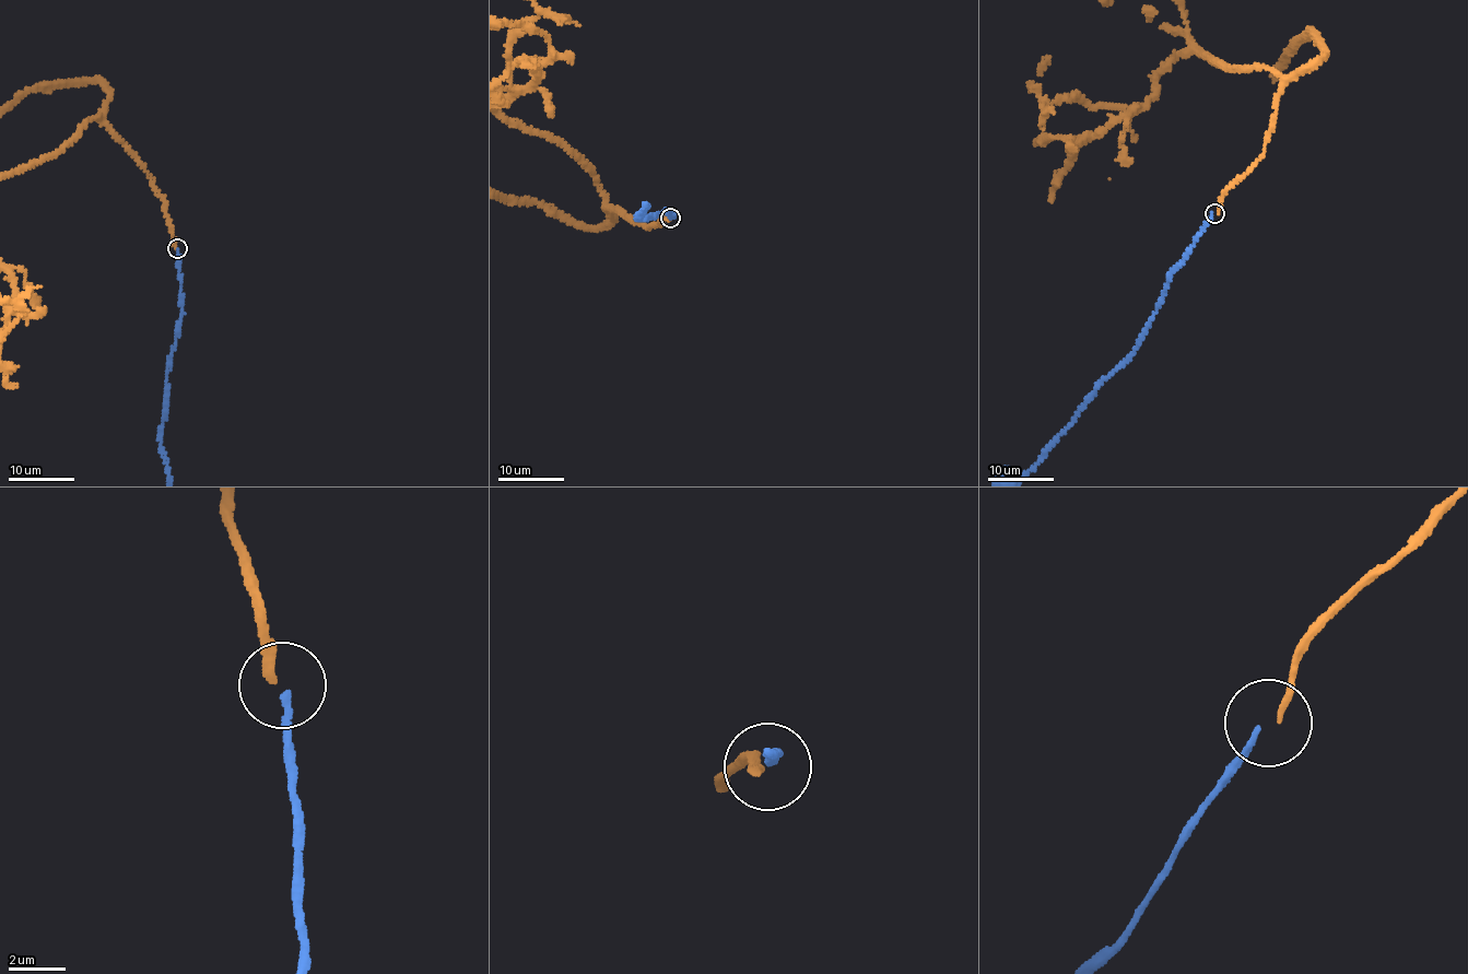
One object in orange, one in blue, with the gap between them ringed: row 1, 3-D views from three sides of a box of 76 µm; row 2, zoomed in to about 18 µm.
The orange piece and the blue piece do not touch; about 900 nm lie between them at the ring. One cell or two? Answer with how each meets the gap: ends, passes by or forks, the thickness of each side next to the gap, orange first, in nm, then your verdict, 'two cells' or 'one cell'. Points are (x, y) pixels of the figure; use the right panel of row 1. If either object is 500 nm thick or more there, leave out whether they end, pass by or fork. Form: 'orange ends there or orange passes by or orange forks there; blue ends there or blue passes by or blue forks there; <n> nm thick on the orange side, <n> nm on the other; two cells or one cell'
orange ends there; blue ends there; 280 nm thick on the orange side, 200 nm on the other; two cells

